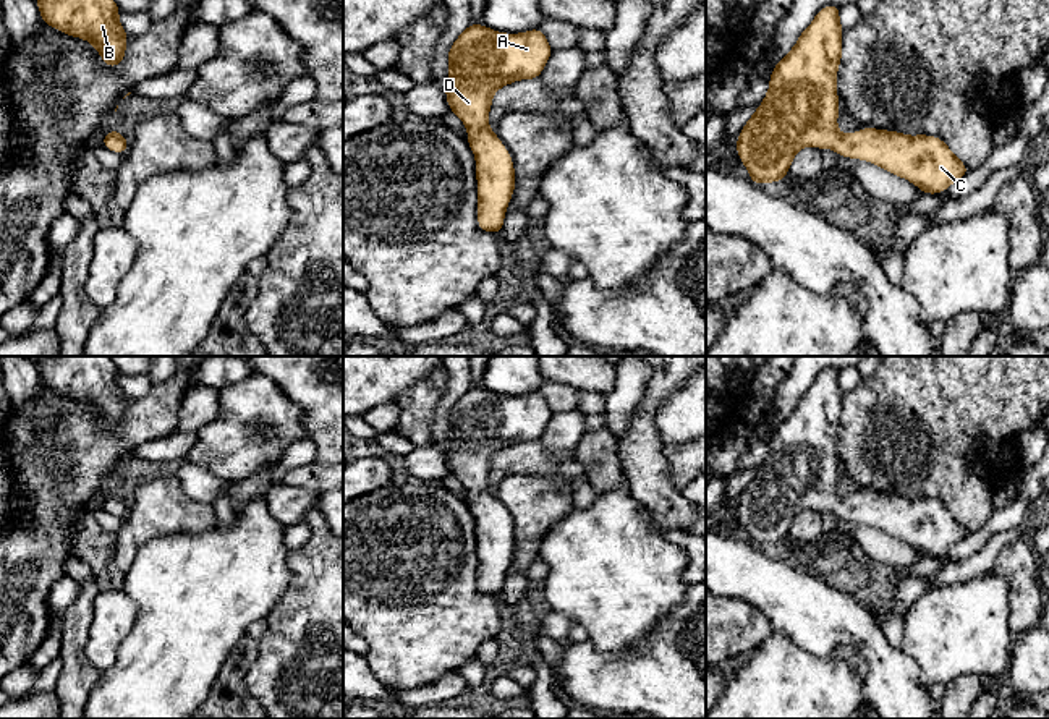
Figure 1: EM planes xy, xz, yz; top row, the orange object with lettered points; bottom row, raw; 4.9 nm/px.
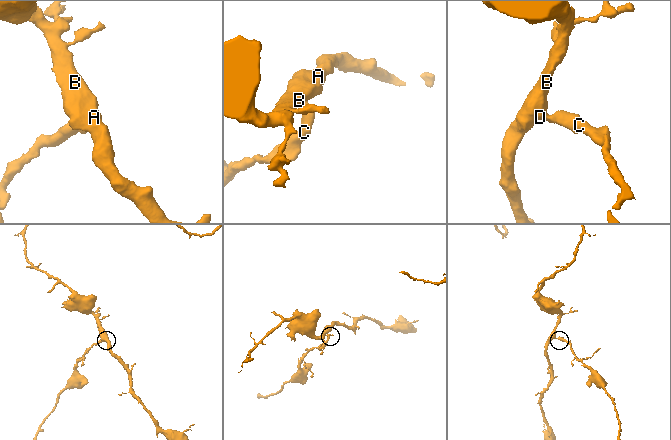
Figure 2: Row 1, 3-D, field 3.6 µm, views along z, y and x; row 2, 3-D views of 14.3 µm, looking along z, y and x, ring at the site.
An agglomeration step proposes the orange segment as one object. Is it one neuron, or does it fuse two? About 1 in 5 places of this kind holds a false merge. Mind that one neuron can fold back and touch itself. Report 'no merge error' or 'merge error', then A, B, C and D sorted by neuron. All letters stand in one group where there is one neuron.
no merge error; A B C D

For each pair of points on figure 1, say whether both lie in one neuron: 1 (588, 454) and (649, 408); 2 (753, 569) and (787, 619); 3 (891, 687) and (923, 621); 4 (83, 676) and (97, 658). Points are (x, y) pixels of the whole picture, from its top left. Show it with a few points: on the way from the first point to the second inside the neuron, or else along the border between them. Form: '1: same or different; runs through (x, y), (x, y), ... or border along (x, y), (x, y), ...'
1: different; border along (617, 441), (619, 465), (625, 478)
2: same; runs through (766, 582), (787, 606)
3: different; border along (899, 648), (915, 663), (920, 677), (928, 685)
4: different; border along (88, 629), (84, 642), (86, 659), (99, 672)

